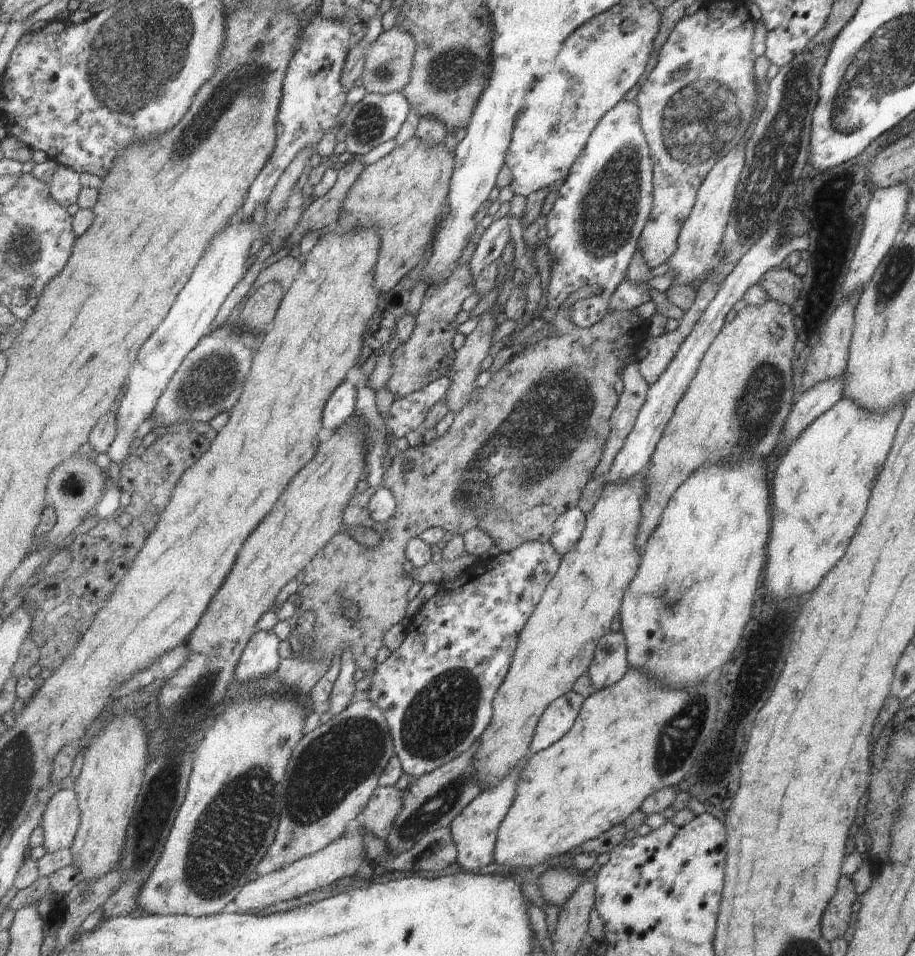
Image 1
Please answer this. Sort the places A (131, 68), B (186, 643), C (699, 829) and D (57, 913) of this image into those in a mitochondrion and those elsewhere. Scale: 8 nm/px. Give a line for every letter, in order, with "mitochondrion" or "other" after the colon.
A: mitochondrion
B: other
C: other
D: other

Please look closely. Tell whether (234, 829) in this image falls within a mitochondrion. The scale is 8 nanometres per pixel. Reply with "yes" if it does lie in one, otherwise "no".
yes

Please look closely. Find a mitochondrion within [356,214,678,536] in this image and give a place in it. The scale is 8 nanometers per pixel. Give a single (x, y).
(557, 412)

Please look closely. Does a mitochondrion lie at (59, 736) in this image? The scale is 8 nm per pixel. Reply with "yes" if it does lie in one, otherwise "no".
no

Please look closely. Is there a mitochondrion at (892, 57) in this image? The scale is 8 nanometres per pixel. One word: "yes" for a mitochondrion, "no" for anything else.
yes

